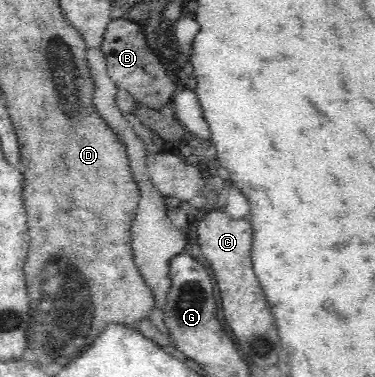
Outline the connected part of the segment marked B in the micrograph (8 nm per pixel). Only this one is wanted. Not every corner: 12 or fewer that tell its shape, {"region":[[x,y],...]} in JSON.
{"region":[[112,20],[103,35],[109,76],[159,110],[176,83],[141,24]]}

